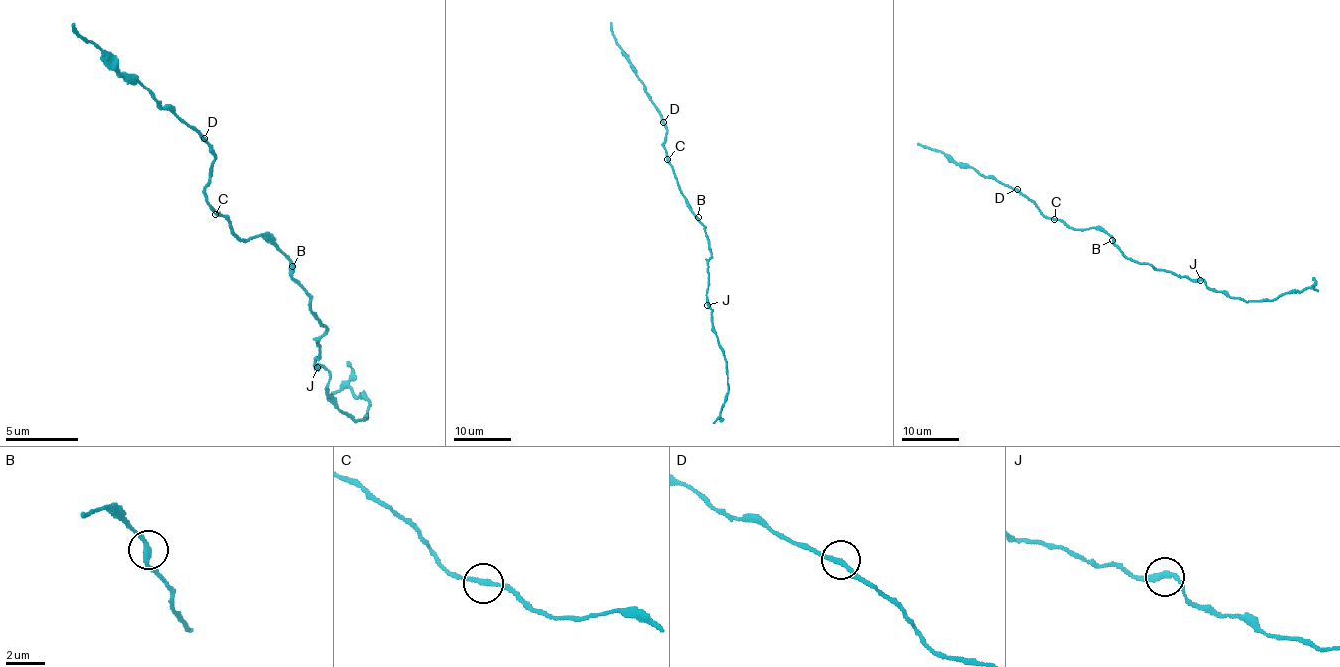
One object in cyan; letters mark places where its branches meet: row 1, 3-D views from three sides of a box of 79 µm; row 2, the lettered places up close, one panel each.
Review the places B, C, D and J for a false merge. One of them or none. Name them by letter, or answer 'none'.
none

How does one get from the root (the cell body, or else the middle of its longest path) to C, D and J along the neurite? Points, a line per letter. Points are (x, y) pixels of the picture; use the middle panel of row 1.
C: (694, 216), (667, 159)
D: (694, 216), (668, 164), (663, 145), (667, 128), (663, 122)
J: (694, 216), (705, 227), (710, 252), (707, 305)

